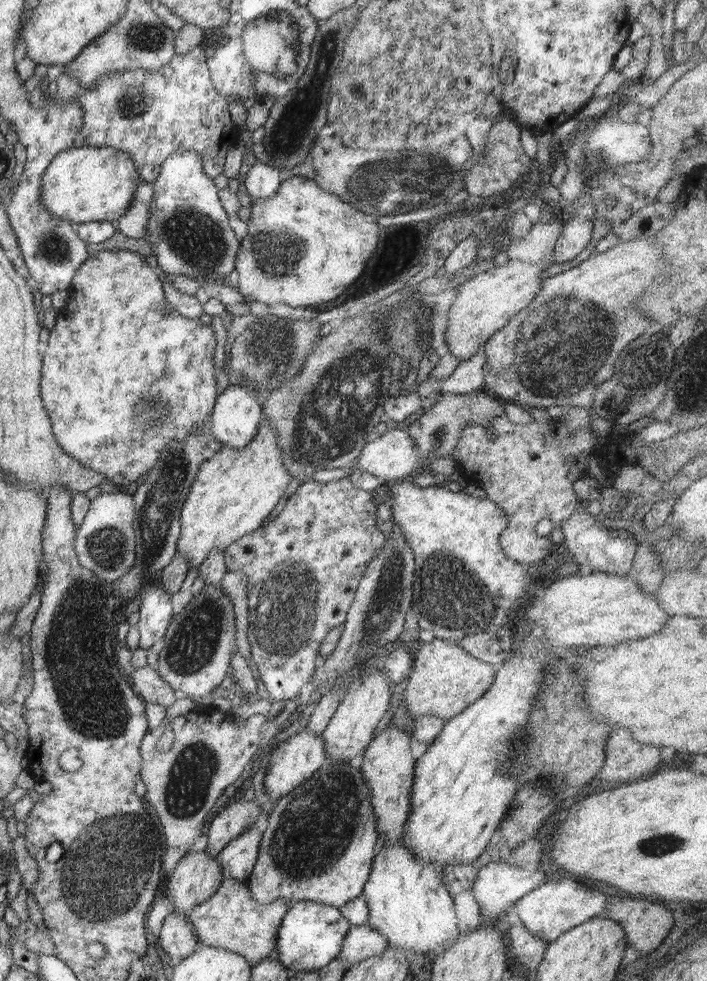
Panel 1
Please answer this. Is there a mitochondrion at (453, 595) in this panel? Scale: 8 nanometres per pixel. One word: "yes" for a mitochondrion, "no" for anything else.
yes

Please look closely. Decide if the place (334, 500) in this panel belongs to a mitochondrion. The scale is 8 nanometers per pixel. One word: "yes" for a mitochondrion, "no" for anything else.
no

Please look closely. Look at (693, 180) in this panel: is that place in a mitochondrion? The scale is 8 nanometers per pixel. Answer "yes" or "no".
no

